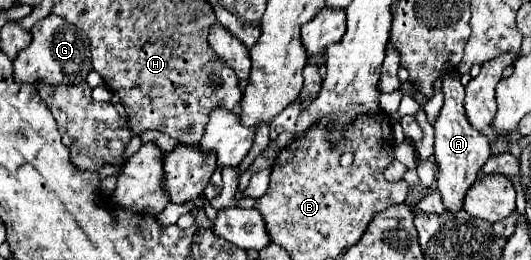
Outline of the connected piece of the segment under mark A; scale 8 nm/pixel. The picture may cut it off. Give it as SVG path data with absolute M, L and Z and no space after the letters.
M455 75L453 79L449 79L449 77L443 79L443 95L445 95L445 105L443 105L437 121L433 123L435 159L439 165L437 187L439 187L443 205L451 213L457 213L463 209L463 197L469 191L469 187L475 183L479 169L483 167L485 159L489 159L489 155L491 155L491 149L489 149L489 139L485 135L481 135L479 131L475 131L465 117L465 109L463 109L465 89L459 81L459 75Z

